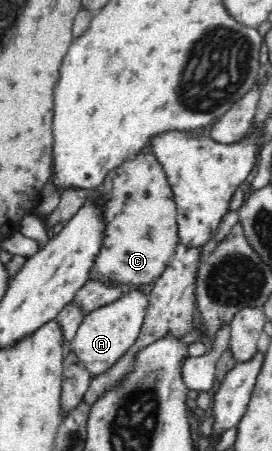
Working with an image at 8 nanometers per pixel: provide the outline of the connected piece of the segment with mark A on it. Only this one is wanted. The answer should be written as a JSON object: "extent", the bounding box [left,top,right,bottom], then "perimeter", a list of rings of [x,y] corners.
{"extent":[72,289,148,377],"perimeter":[[[140,289],[127,290],[122,297],[85,313],[73,339],[72,349],[93,377],[112,367],[137,342],[145,321],[148,299]]]}

